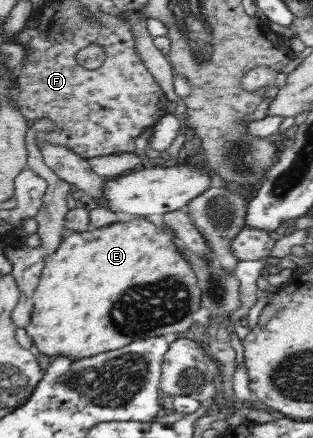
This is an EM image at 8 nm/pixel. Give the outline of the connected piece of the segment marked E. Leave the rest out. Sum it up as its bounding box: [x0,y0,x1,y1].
[25,217,202,359]

